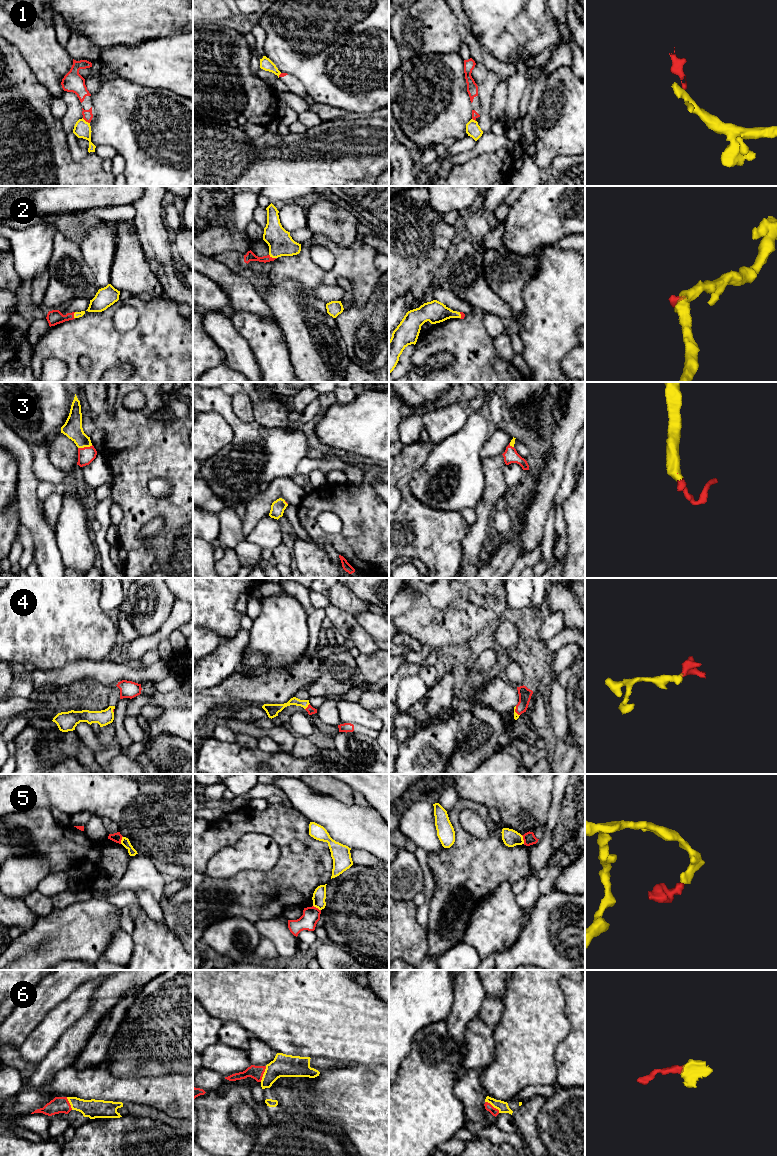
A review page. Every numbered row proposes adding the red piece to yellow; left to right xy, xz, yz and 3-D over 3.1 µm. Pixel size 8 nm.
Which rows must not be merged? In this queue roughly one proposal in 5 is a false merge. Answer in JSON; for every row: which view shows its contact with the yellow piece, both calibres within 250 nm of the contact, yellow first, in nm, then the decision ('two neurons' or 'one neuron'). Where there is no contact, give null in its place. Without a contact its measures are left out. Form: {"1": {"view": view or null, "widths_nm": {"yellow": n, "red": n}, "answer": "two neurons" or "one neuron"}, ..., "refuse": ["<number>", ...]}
{"1": {"view": "xy", "widths_nm": {"yellow": 140, "red": 80}, "answer": "two neurons"}, "2": {"view": "xz", "widths_nm": {"yellow": 200, "red": 80}, "answer": "one neuron"}, "3": {"view": "xy", "widths_nm": {"yellow": 150, "red": 140}, "answer": "one neuron"}, "4": {"view": "xz", "widths_nm": {"yellow": 80, "red": 60}, "answer": "one neuron"}, "5": {"view": "yz", "widths_nm": {"yellow": 140, "red": 100}, "answer": "two neurons"}, "6": {"view": "yz", "widths_nm": {"yellow": 90, "red": 60}, "answer": "one neuron"}, "refuse": ["1", "5"]}

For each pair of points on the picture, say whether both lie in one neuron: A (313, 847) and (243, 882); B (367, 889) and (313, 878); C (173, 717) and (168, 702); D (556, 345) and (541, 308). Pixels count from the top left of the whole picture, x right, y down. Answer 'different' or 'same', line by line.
A: same
B: different
C: different
D: same

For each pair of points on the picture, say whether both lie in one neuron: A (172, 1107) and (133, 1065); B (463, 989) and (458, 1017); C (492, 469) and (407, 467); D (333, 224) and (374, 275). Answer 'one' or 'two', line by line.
A: two
B: one
C: two
D: two

